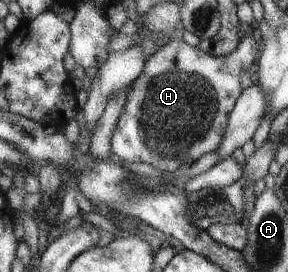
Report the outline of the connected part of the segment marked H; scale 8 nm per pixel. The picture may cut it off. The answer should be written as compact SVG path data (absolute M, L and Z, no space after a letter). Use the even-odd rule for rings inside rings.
M246 32L245 35L241 37L237 47L235 47L231 53L222 56L212 56L201 51L197 46L192 47L186 45L183 40L179 38L179 35L171 39L164 46L159 47L145 60L142 72L129 85L123 107L121 108L121 113L119 114L116 123L116 128L113 130L113 135L110 141L112 155L115 155L115 157L127 164L147 164L155 169L160 169L161 171L172 172L180 165L184 167L189 166L196 159L201 157L203 153L209 151L215 152L222 141L221 135L225 135L225 123L229 121L227 119L227 113L230 113L230 111L234 109L234 103L240 97L239 93L242 93L241 85L239 85L239 79L237 79L237 77L239 77L241 71L247 71L247 69L253 65L255 57L259 54L259 43L257 43L255 39L251 39L249 32Z

